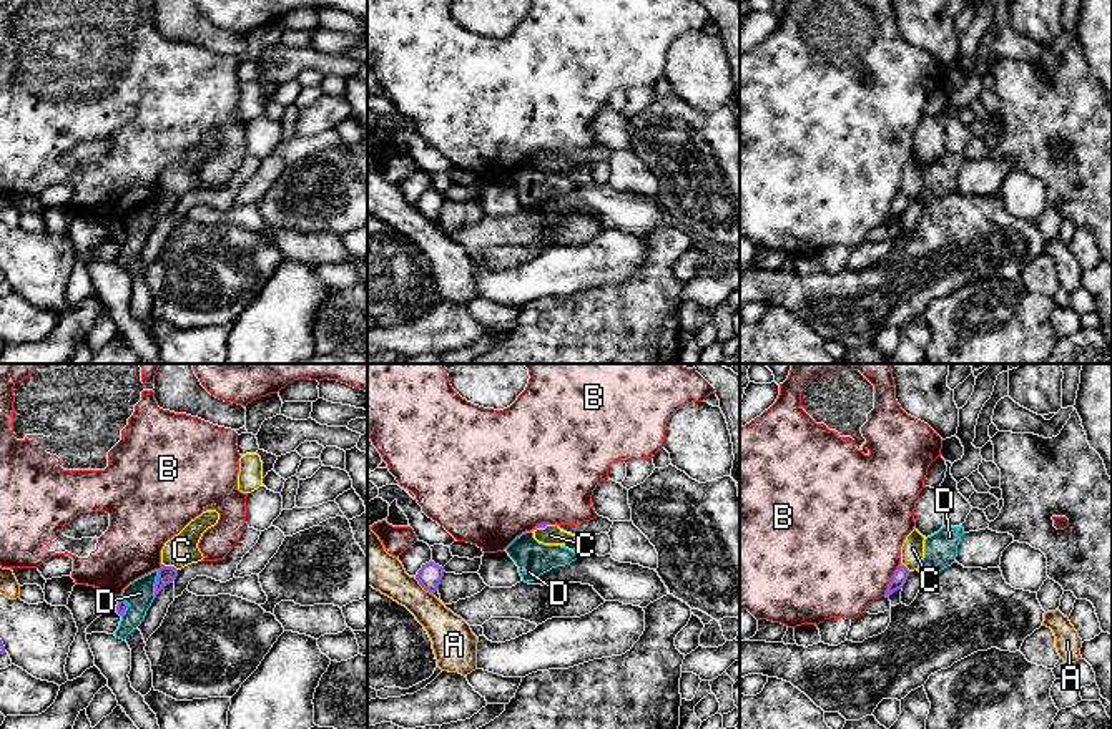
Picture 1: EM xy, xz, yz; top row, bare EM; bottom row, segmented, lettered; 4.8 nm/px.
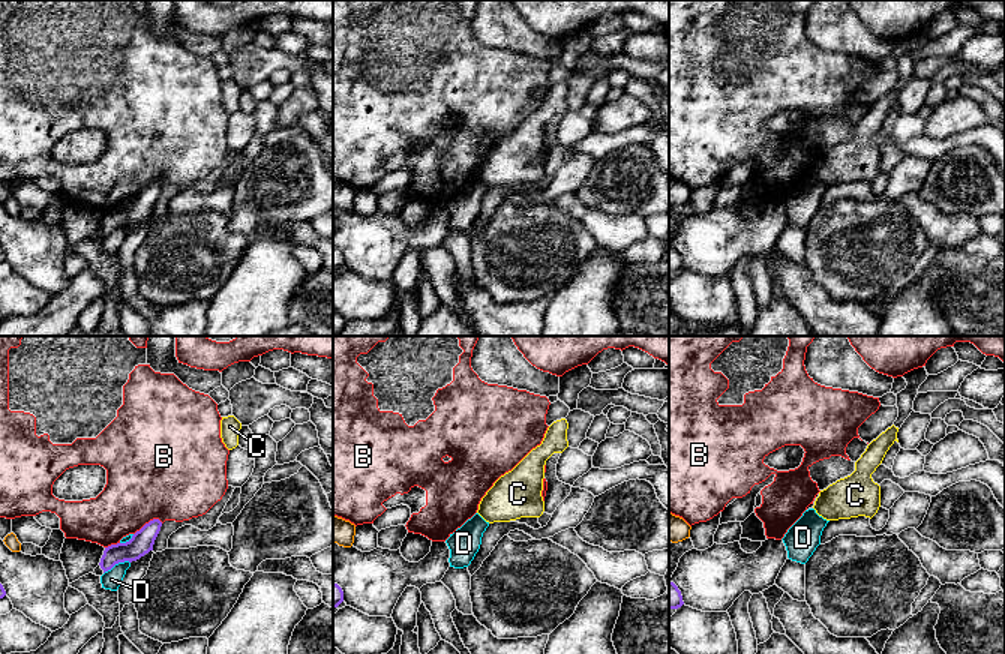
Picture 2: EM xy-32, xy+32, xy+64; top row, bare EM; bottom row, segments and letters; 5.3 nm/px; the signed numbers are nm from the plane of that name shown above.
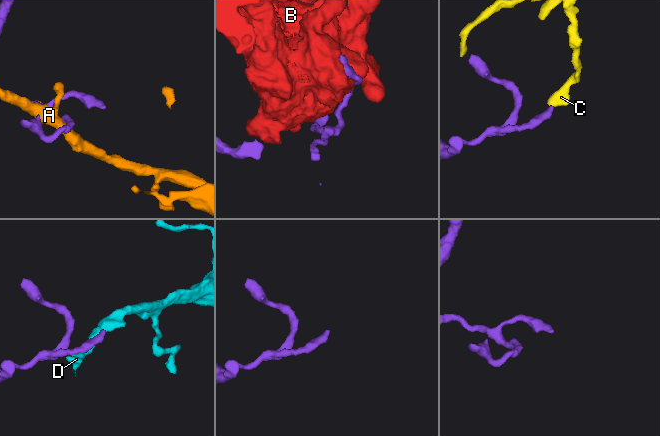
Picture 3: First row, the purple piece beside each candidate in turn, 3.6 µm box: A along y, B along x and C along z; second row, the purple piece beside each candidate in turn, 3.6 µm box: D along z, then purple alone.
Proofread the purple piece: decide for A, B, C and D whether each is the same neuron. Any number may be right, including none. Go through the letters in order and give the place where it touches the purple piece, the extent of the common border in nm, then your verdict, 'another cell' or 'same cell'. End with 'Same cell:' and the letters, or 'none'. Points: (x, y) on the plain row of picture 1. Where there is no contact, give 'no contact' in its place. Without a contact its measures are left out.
A: xz (424, 216) | 130 nm | another cell
B: yz (891, 208) | 180 nm | another cell
C: xy (170, 195) | 90 nm | another cell
D: xy (155, 211) | 140 nm | another cell
Same cell: none

